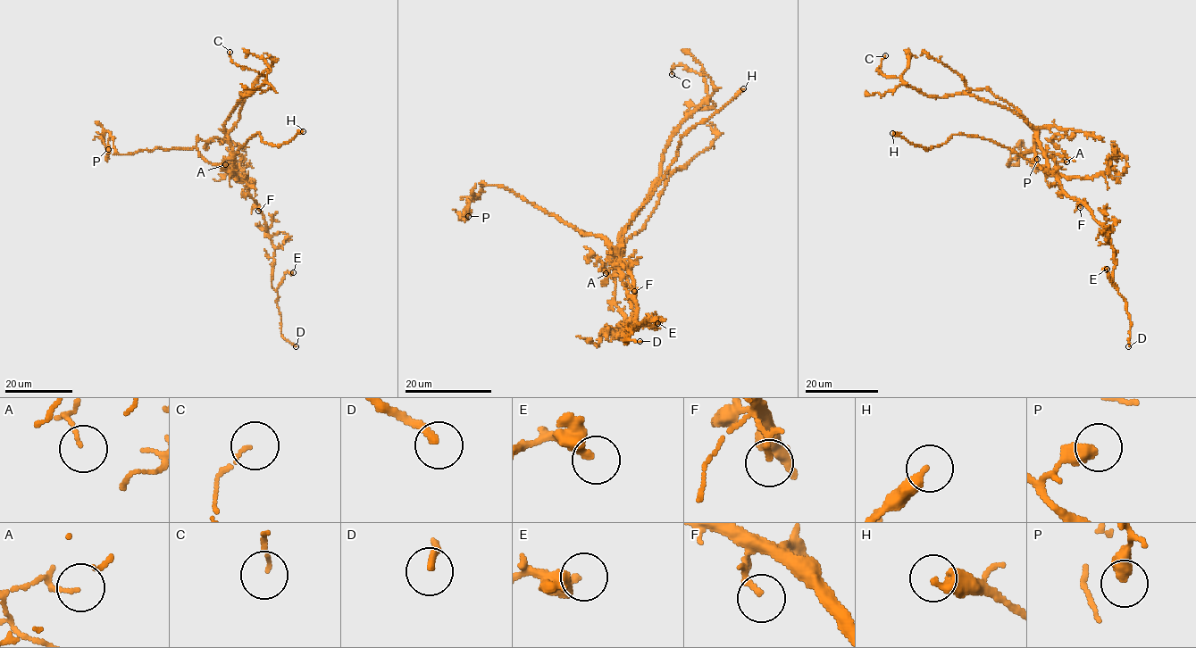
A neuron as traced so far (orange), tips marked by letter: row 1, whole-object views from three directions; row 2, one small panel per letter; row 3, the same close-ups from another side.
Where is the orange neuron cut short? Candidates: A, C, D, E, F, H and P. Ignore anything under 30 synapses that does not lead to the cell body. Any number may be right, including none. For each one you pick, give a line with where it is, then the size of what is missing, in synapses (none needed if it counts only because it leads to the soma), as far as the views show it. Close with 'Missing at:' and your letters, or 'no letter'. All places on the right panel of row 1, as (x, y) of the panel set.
D: (1128, 346)
Missing at: D

